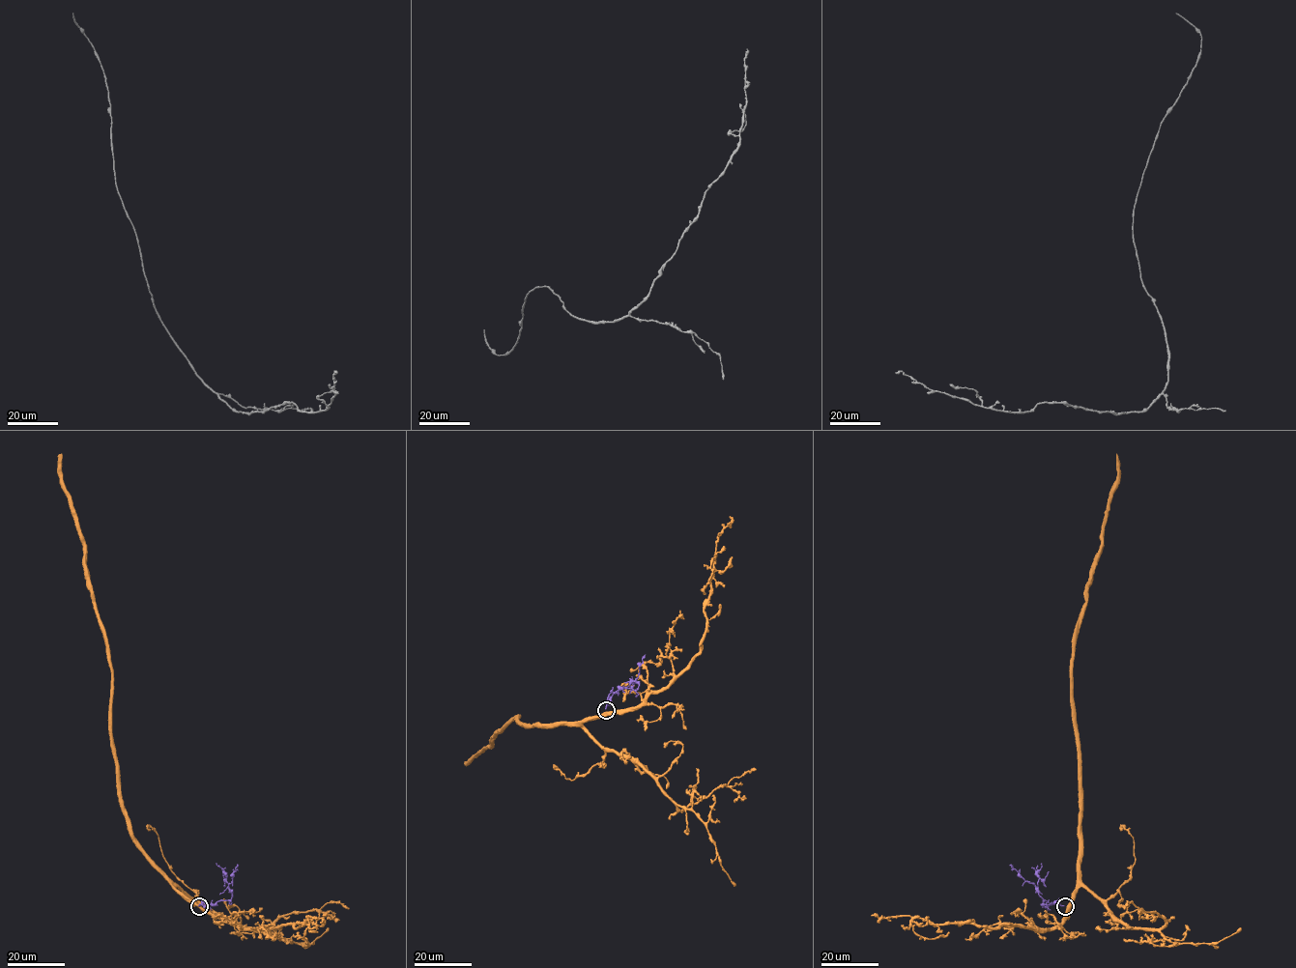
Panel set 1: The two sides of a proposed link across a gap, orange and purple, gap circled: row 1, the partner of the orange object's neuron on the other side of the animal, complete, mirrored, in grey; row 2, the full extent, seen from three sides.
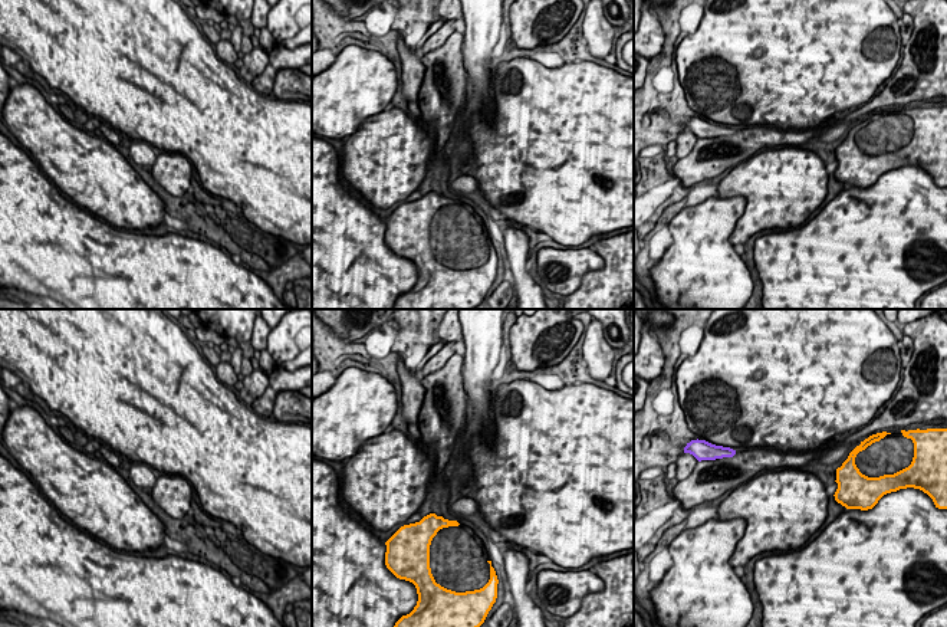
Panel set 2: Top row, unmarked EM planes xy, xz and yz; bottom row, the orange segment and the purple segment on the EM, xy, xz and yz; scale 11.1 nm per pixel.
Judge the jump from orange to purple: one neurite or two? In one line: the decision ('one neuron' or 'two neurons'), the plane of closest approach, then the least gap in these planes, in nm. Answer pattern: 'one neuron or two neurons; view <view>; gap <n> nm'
two neurons; view yz; gap 1150 nm

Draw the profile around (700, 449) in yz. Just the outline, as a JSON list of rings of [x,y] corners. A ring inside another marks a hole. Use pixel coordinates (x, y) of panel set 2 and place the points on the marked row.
[[[691,440],[684,447],[684,453],[693,454],[698,462],[733,457],[736,450],[730,447],[716,446],[706,440]]]

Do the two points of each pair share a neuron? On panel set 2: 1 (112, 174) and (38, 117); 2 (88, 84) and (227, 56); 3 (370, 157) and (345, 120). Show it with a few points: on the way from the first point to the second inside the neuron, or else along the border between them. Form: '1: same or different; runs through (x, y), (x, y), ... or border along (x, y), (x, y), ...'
1: same; runs through (94, 173), (56, 135)
2: different; border along (214, 52), (232, 66)
3: different; border along (381, 112), (370, 115), (347, 138)

